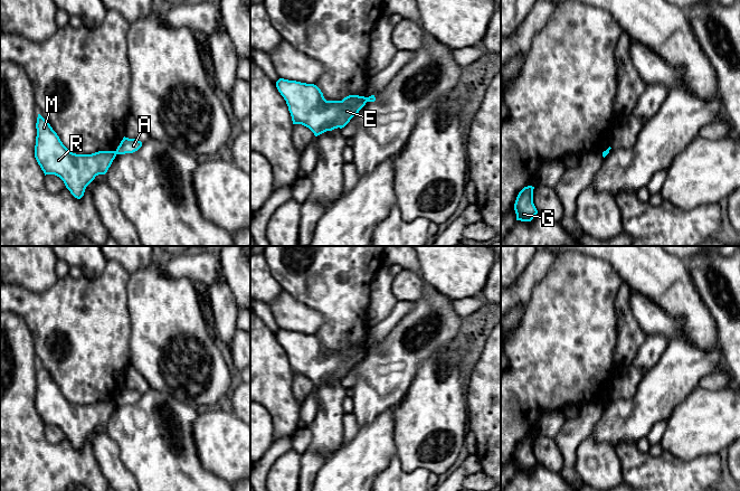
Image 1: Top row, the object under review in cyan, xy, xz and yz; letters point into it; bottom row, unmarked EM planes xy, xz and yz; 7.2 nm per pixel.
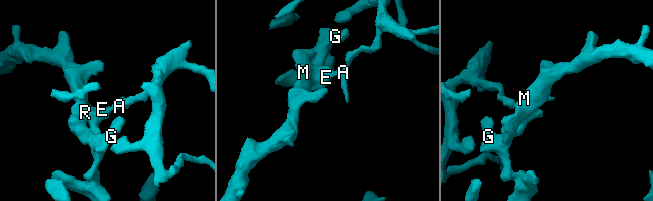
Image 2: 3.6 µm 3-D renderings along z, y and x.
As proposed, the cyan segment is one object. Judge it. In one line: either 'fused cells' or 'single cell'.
fused cells

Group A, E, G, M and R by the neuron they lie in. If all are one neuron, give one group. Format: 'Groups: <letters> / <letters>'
Groups: A / E G M R

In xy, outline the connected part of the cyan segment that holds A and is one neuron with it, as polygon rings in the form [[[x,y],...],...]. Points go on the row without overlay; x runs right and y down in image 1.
[[[123,388],[116,399],[116,405],[133,404],[142,397],[142,393],[136,389]]]

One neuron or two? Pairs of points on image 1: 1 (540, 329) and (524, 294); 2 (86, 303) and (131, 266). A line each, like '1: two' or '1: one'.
1: two
2: two

